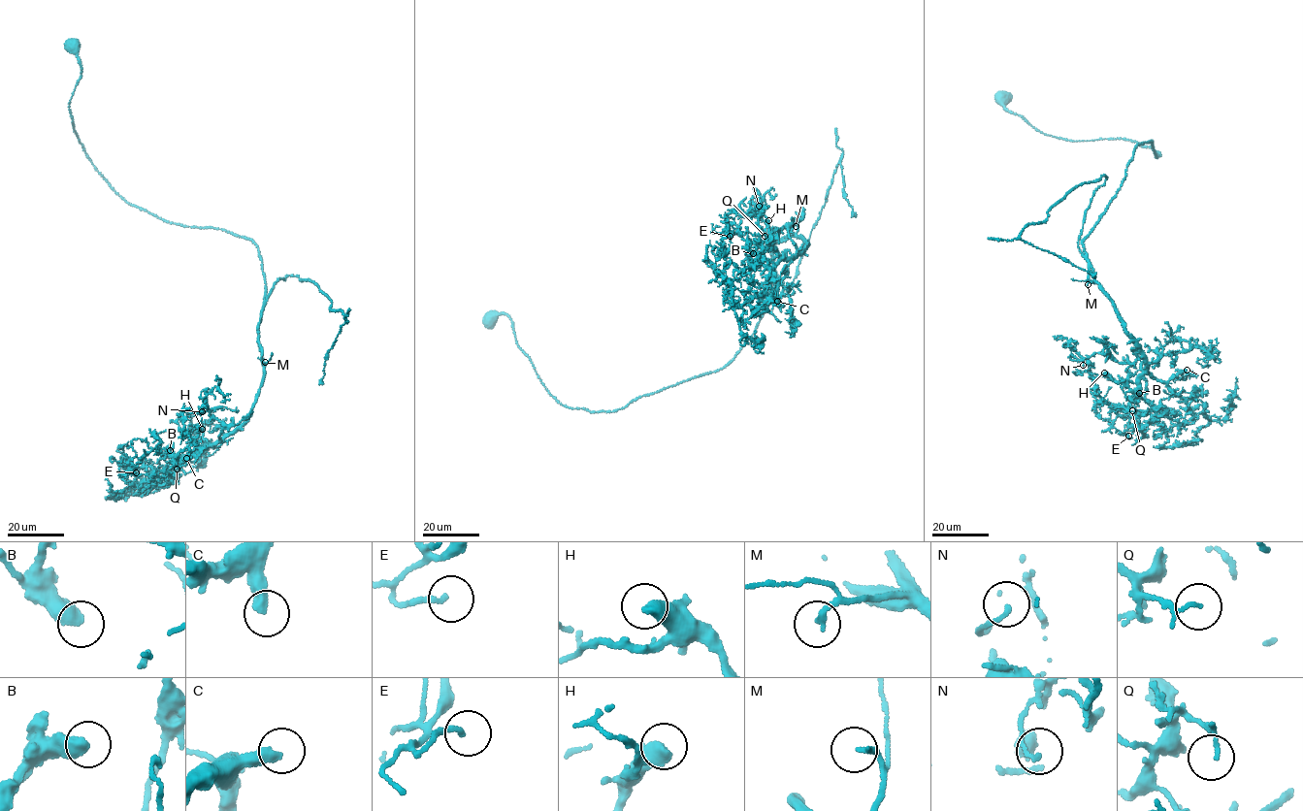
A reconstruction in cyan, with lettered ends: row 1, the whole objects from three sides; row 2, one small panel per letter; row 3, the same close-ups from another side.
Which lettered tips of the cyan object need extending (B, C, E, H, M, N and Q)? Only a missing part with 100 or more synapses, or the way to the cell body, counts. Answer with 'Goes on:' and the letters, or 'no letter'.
Goes on: C

